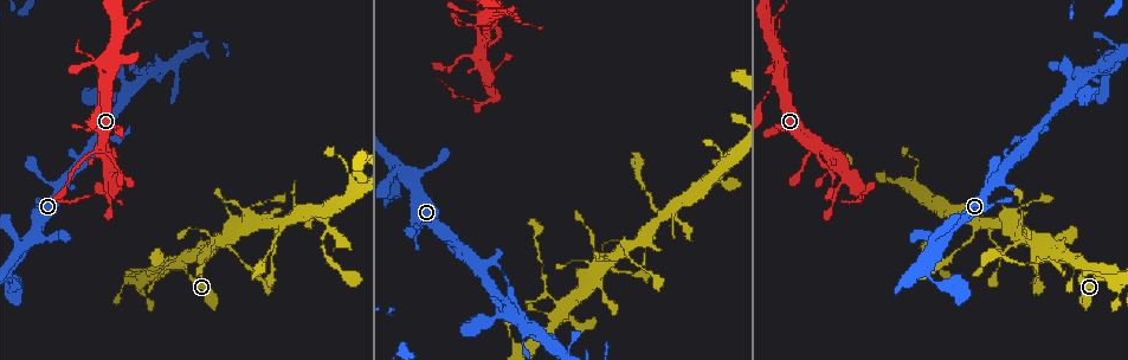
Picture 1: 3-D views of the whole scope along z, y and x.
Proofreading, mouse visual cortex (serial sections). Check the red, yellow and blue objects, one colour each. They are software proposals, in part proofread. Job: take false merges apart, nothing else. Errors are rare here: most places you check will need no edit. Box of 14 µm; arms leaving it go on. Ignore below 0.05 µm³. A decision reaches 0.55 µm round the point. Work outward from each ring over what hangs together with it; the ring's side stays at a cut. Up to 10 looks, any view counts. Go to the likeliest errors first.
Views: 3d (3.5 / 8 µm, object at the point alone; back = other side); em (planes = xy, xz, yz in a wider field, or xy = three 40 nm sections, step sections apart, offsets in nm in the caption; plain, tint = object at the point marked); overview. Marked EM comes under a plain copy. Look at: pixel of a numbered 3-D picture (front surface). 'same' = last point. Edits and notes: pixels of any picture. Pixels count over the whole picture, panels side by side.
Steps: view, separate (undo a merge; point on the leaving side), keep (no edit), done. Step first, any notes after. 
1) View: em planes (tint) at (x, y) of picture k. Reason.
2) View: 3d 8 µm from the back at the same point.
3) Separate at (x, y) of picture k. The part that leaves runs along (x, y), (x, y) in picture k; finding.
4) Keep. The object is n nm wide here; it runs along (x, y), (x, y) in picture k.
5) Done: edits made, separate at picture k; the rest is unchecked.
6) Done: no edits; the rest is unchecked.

View: 3d 3.5 µm at (169, 262) of picture 1.

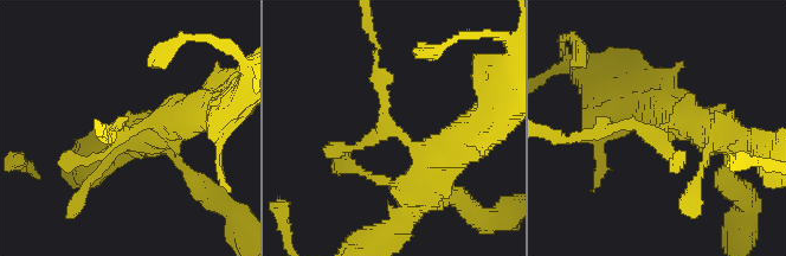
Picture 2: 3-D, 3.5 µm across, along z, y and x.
View: em xy step 1 (tint) at (397, 134) of picture 2.

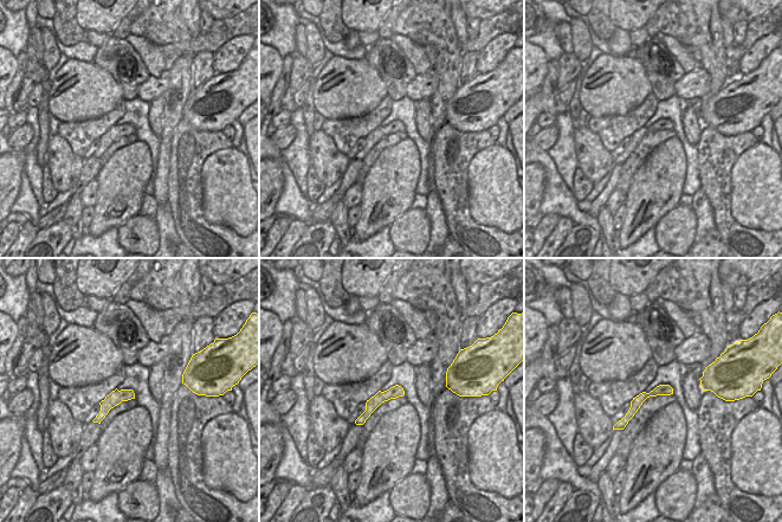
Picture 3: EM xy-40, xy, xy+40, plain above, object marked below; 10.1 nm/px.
View: em planes (tint) at the same point.

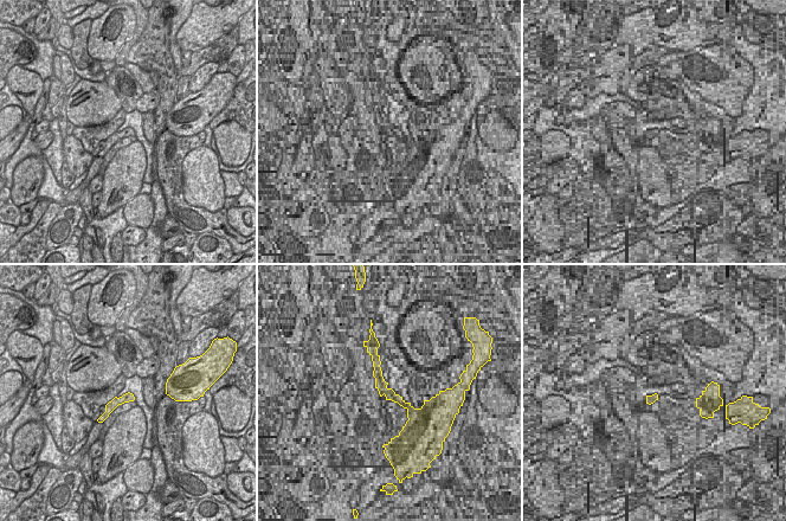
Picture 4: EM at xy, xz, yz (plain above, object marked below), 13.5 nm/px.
Keep. One cell here.

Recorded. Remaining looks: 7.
View: 3d 8 µm at (482, 102) of picture 1. Sharp bend.

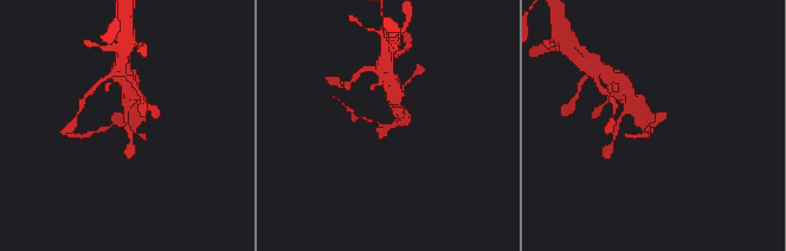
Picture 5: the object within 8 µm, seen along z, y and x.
View: em xy step 2 (tint) at (387, 123) of picture 5. Need the tissue.

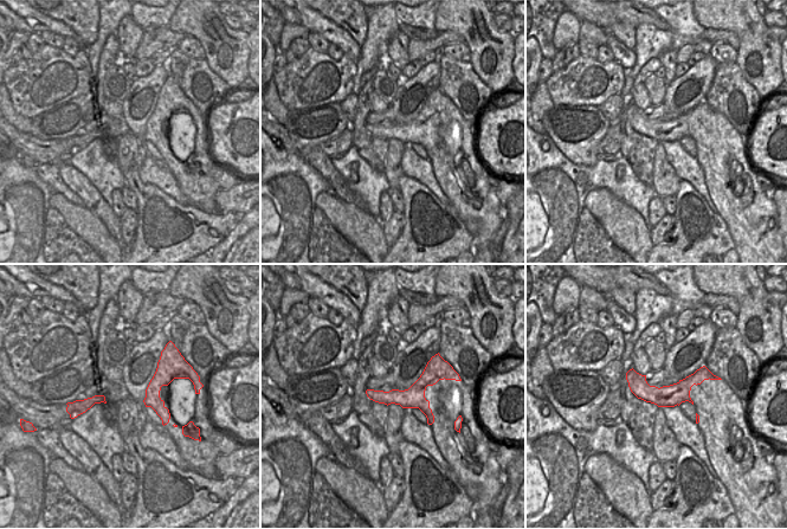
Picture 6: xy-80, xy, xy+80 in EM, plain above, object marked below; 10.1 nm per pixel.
Keep. All the same cell.

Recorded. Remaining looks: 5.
View: 3d 8 µm at (272, 260) of picture 1. Narrows sharply.

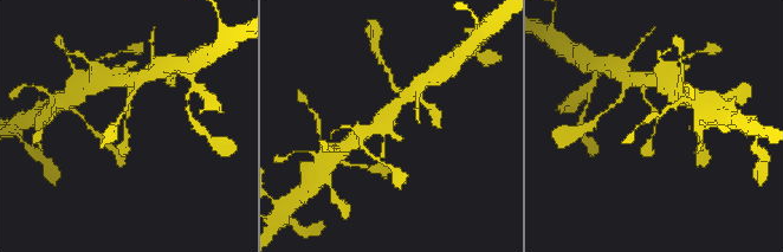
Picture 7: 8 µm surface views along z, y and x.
View: 3d 3.5 µm from the back at (124, 127) of picture 7.

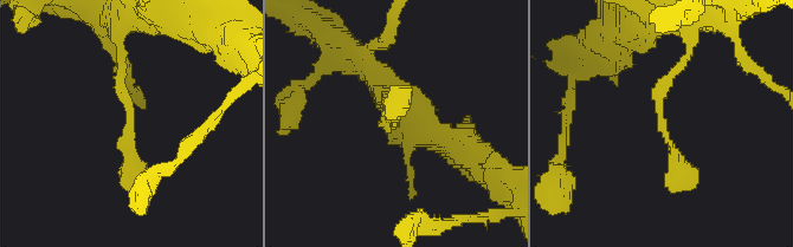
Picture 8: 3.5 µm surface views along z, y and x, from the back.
View: em xy step 1 (tint) at (128, 122) of picture 8. Now the EM.

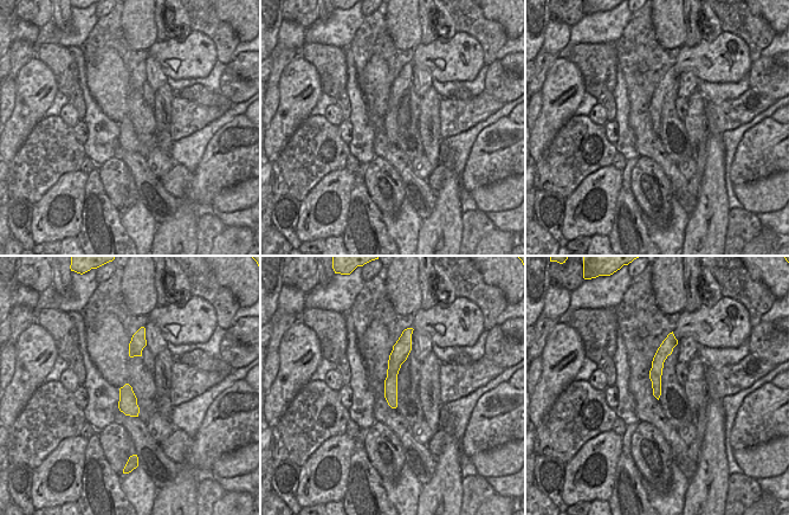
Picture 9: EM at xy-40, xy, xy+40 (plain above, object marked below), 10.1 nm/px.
Keep. It runs along (121, 51), (131, 174), (142, 182) in picture 8; all the same cell.

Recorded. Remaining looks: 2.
View: 3d 3.5 µm at (106, 79) of picture 1. Looks like a crossing.

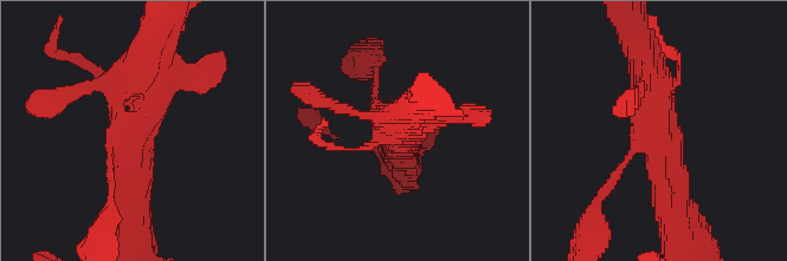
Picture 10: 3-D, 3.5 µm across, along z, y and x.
View: em xy step 3 (tint) at (660, 131) of picture 10. Need the tissue.

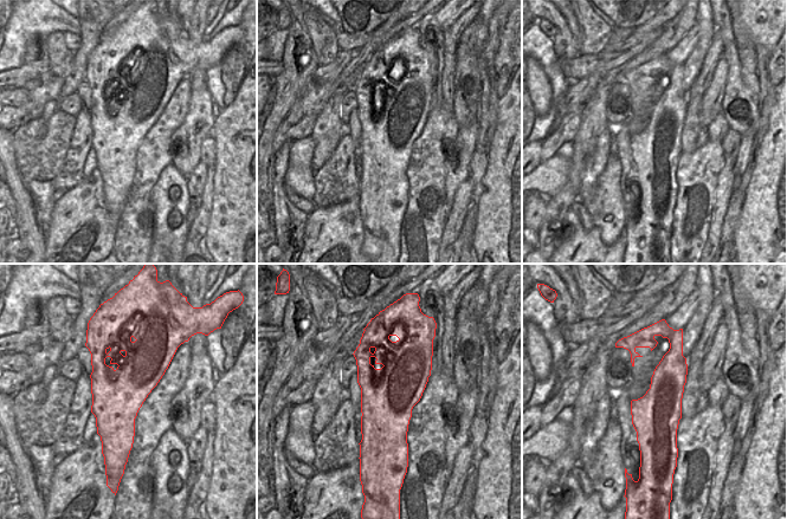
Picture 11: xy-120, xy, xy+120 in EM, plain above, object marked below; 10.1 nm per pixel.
Keep. It runs along (673, 207), (646, 62) in picture 10; all the same cell.

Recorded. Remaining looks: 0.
Done: no edits; the rest is unchecked.

